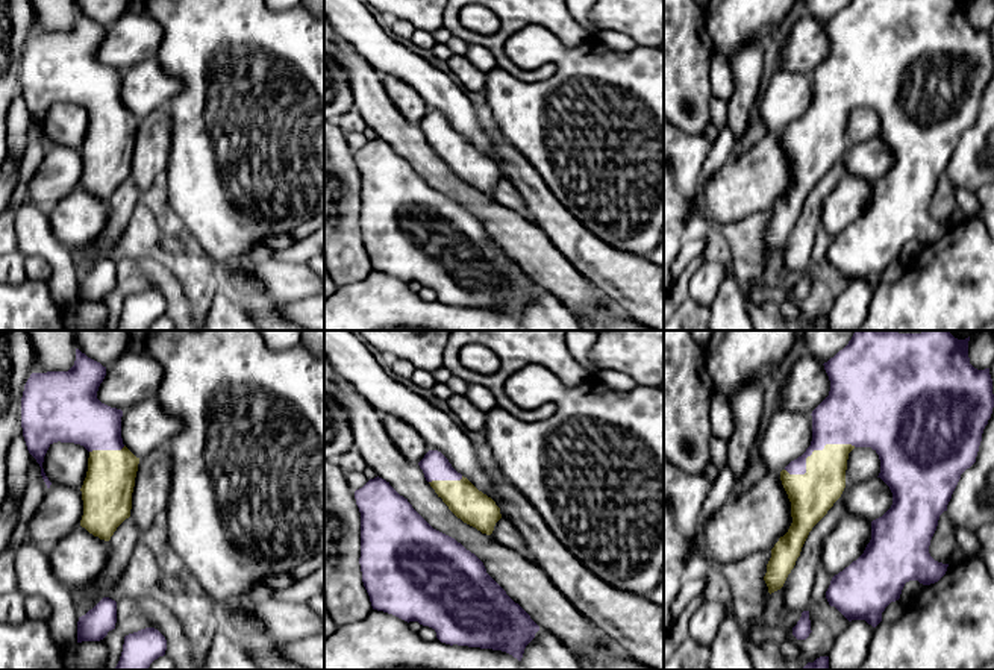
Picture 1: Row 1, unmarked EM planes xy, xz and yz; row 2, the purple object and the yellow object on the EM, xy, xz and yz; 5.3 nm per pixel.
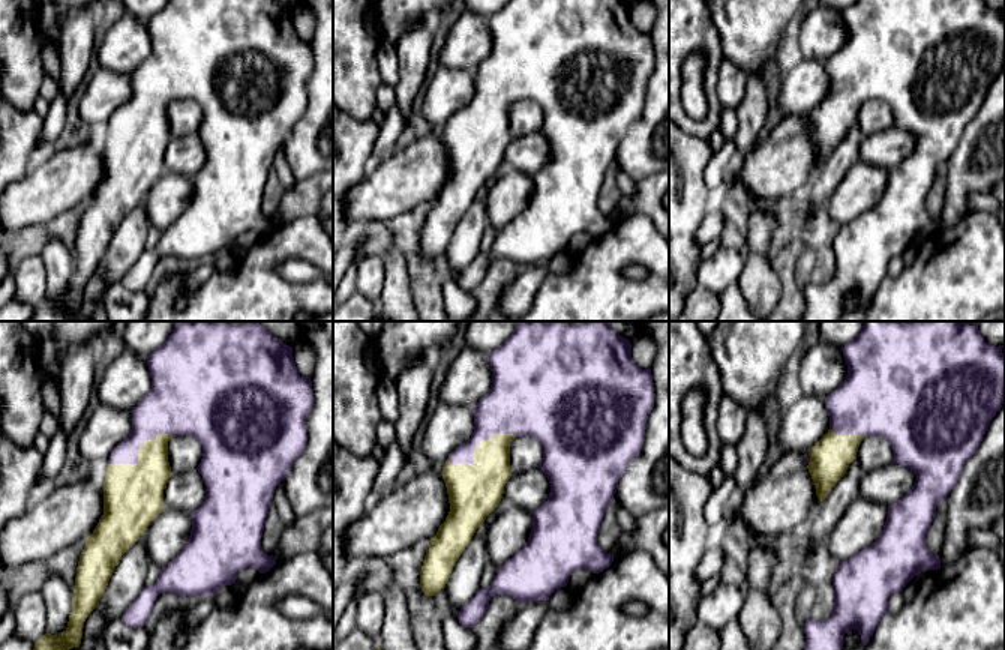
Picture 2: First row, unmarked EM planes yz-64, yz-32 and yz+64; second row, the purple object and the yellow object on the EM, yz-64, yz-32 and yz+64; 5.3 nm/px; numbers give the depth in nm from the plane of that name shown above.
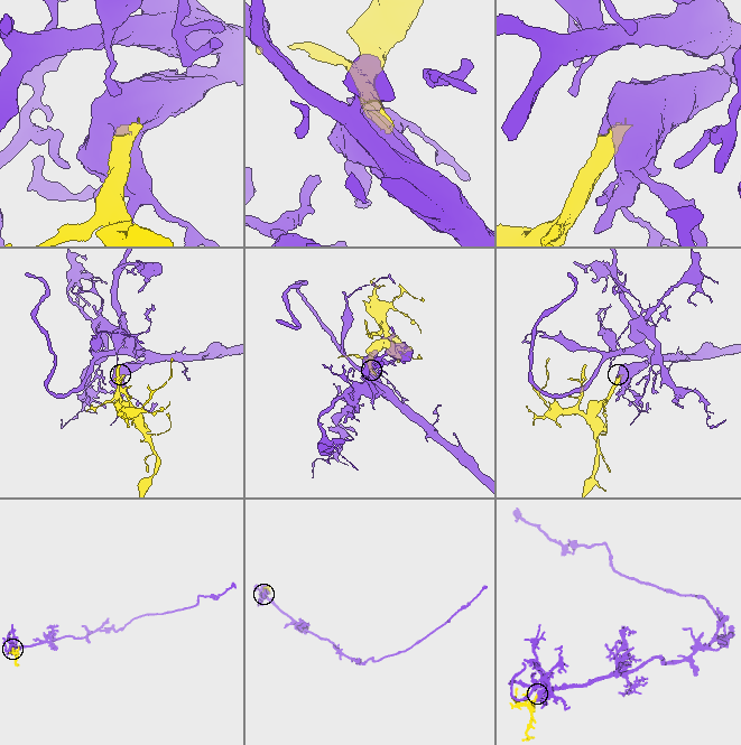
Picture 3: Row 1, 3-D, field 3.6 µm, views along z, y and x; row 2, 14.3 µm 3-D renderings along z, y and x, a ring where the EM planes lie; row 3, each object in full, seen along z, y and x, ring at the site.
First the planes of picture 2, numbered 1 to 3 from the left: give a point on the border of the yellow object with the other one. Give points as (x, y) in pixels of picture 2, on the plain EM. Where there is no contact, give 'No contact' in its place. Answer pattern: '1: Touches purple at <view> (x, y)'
1: Touches purple at yz-64 (137, 114)
2: Touches purple at yz-32 (476, 108)
3: Touches purple at yz+64 (848, 96)

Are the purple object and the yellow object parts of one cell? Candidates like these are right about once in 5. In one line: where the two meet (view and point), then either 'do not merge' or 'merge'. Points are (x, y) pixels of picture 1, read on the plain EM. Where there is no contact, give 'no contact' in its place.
yz (814, 109) | merge

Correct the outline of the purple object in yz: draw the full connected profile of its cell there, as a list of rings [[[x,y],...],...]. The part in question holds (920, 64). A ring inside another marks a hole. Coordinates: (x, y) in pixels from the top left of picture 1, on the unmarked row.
[[[850,0],[823,24],[830,52],[811,74],[811,106],[780,132],[792,183],[771,209],[764,236],[770,255],[783,247],[809,193],[841,158],[849,114],[855,108],[871,108],[879,115],[877,138],[889,147],[892,165],[871,182],[871,200],[864,214],[832,238],[826,252],[829,265],[849,282],[865,280],[876,288],[885,268],[900,259],[906,243],[930,246],[946,235],[949,224],[930,217],[930,200],[961,135],[976,123],[994,68],[989,29],[977,30],[970,24],[968,2]]]

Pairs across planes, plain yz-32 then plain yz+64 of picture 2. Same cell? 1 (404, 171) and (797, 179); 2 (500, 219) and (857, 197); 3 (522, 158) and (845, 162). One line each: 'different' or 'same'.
1: same
2: same
3: different

